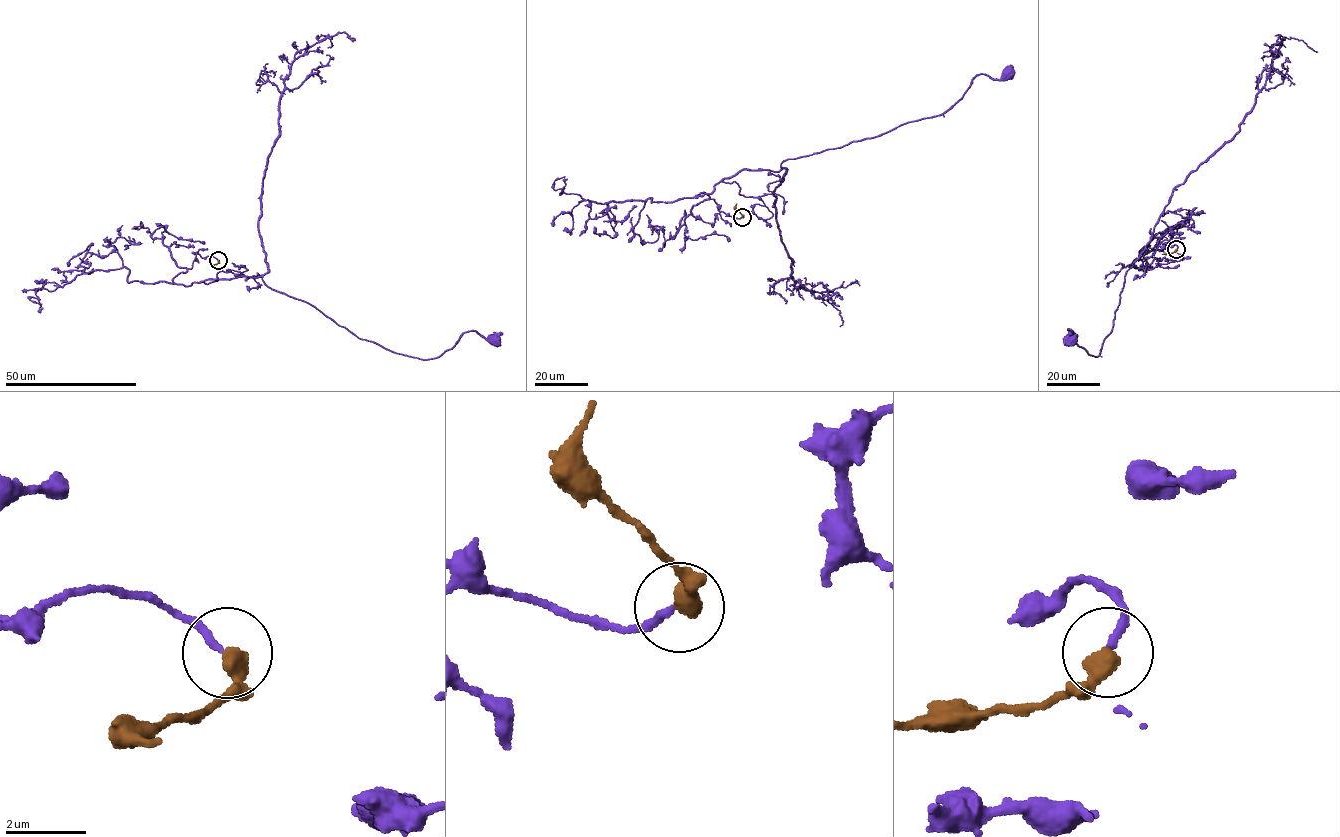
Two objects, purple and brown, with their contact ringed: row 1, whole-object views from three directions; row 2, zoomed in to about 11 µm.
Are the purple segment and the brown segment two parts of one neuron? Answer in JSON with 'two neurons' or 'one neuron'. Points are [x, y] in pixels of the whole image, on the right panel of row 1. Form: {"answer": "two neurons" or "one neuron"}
{"answer": "one neuron"}

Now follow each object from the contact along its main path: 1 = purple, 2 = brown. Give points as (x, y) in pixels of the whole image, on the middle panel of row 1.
1: (741, 217), (696, 195), (743, 169), (778, 171), (787, 159), (944, 113), (977, 74), (1009, 72)
2: (742, 217), (736, 203)

